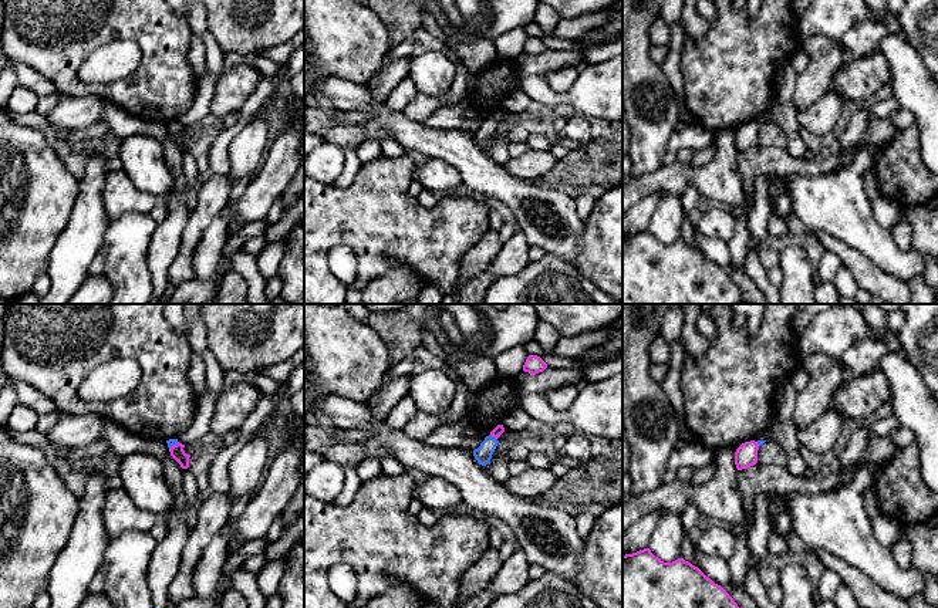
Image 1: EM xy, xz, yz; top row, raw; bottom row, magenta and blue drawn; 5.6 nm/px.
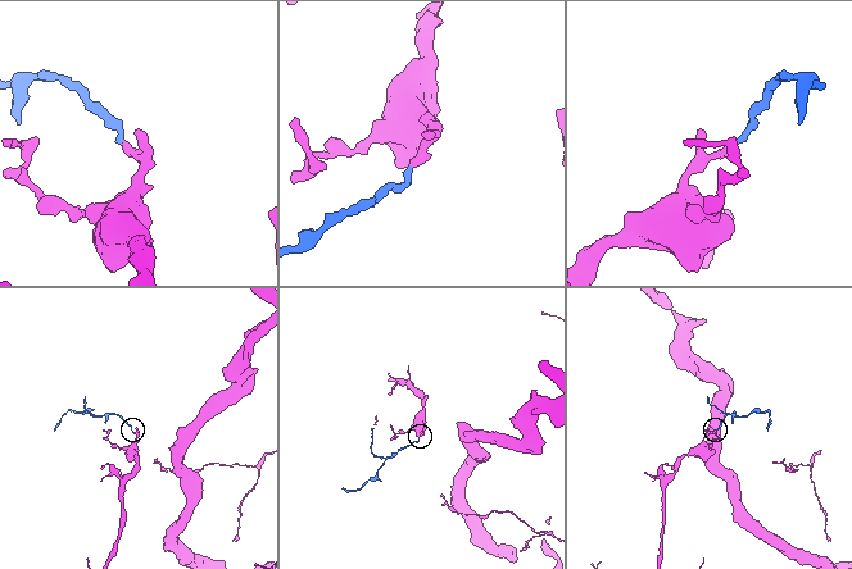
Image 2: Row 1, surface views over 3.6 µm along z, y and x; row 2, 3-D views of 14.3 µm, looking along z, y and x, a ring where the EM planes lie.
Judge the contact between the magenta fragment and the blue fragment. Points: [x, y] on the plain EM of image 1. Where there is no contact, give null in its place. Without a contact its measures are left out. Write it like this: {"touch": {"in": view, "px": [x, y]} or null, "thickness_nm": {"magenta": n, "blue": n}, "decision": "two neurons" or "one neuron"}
{"touch": {"in": "xz", "px": [493, 118]}, "thickness_nm": {"magenta": 60, "blue": 100}, "decision": "one neuron"}

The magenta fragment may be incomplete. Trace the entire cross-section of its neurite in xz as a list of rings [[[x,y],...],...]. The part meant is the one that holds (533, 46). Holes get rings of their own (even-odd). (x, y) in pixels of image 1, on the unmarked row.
[[[529,37],[523,47],[523,53],[532,57],[543,54],[546,50],[547,50],[547,45],[537,37]]]

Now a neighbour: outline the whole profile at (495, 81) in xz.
[[[506,58],[486,67],[479,72],[476,89],[470,95],[475,107],[489,118],[497,107],[502,107],[505,97],[519,82],[520,75],[516,65]]]

